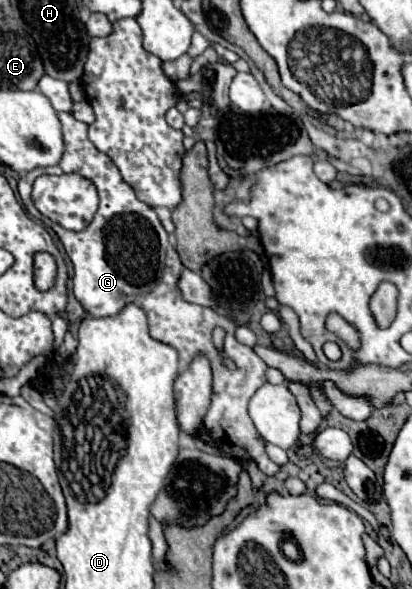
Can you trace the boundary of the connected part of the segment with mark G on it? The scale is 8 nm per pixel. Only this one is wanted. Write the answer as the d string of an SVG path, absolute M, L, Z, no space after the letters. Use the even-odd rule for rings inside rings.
M59 113L61 125L63 125L63 141L65 141L65 153L61 161L55 167L45 169L33 169L25 173L19 183L19 195L25 205L25 209L41 219L47 227L51 227L57 237L61 239L73 267L73 293L77 301L83 305L85 311L89 311L95 317L107 317L115 315L123 305L135 301L141 303L143 295L155 289L155 283L159 281L167 249L169 249L169 235L163 229L157 213L153 207L147 207L141 199L137 199L135 191L131 191L131 185L119 175L119 169L107 155L103 155L87 137L87 123L77 121L71 113ZM77 171L83 177L91 179L97 185L99 191L99 209L93 221L79 233L71 233L63 229L61 225L41 217L37 207L31 201L31 185L39 175L59 175L59 173L71 173Z

